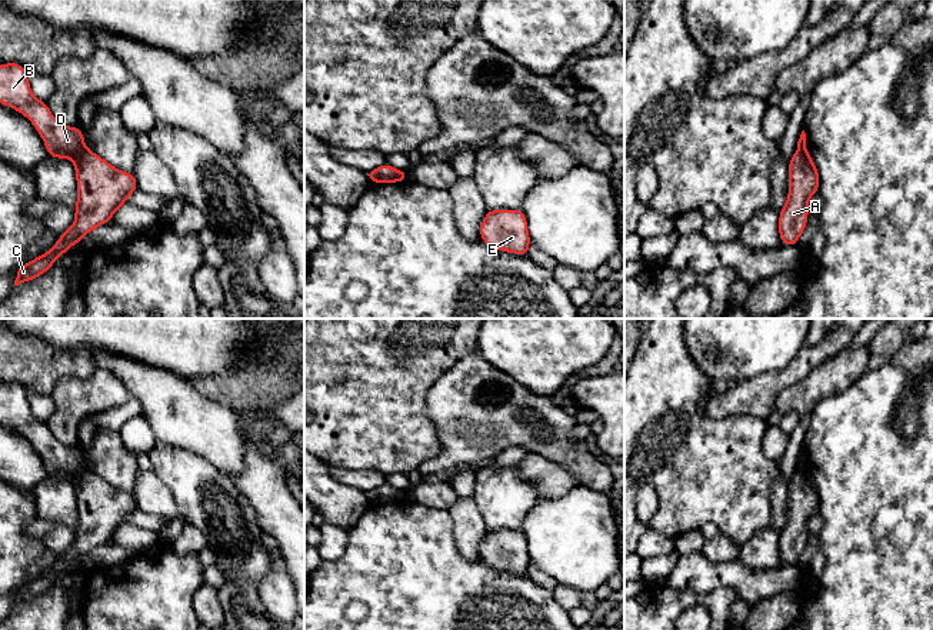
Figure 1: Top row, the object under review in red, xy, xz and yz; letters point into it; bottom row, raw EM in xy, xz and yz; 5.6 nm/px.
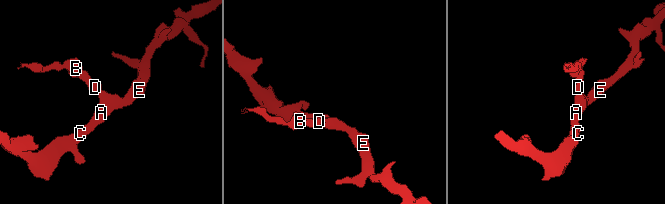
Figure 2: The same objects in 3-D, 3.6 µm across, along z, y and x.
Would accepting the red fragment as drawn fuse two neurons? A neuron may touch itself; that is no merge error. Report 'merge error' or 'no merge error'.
merge error

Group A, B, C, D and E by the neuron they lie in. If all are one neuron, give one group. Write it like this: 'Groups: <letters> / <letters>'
Groups: A C E / B D

